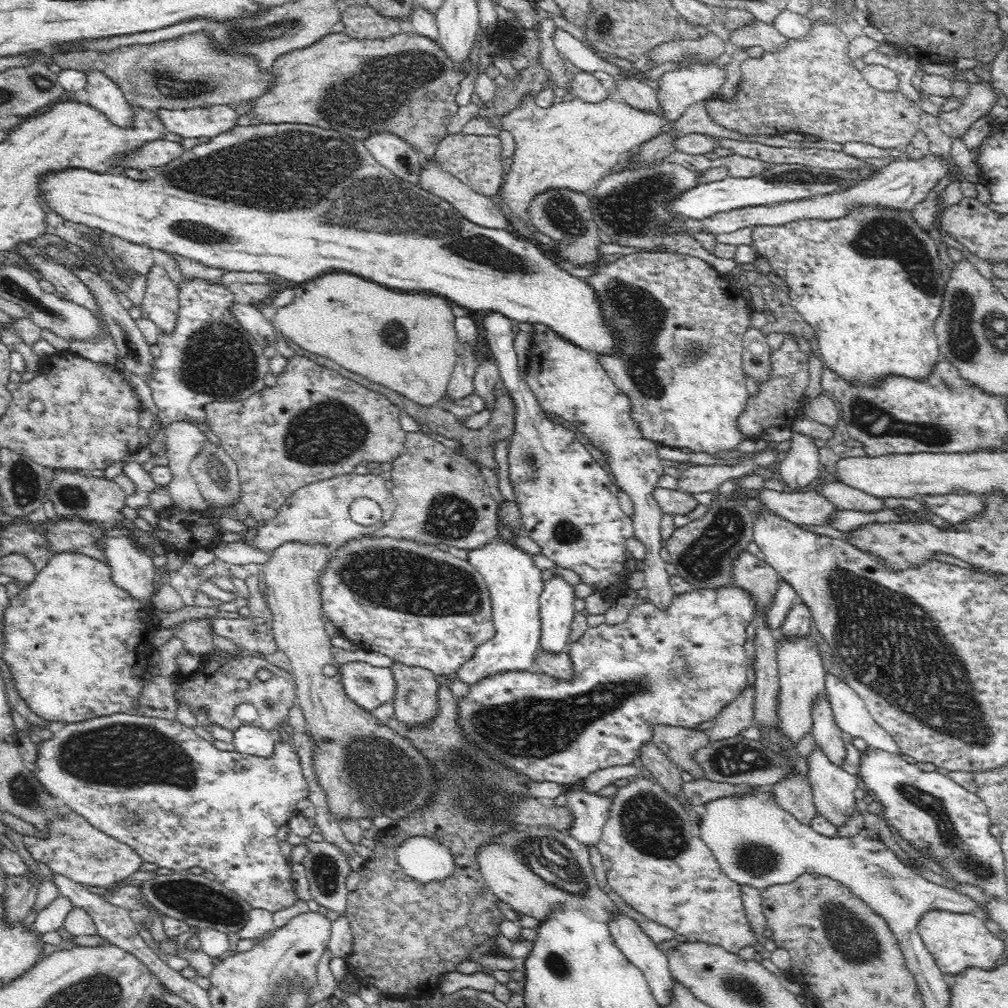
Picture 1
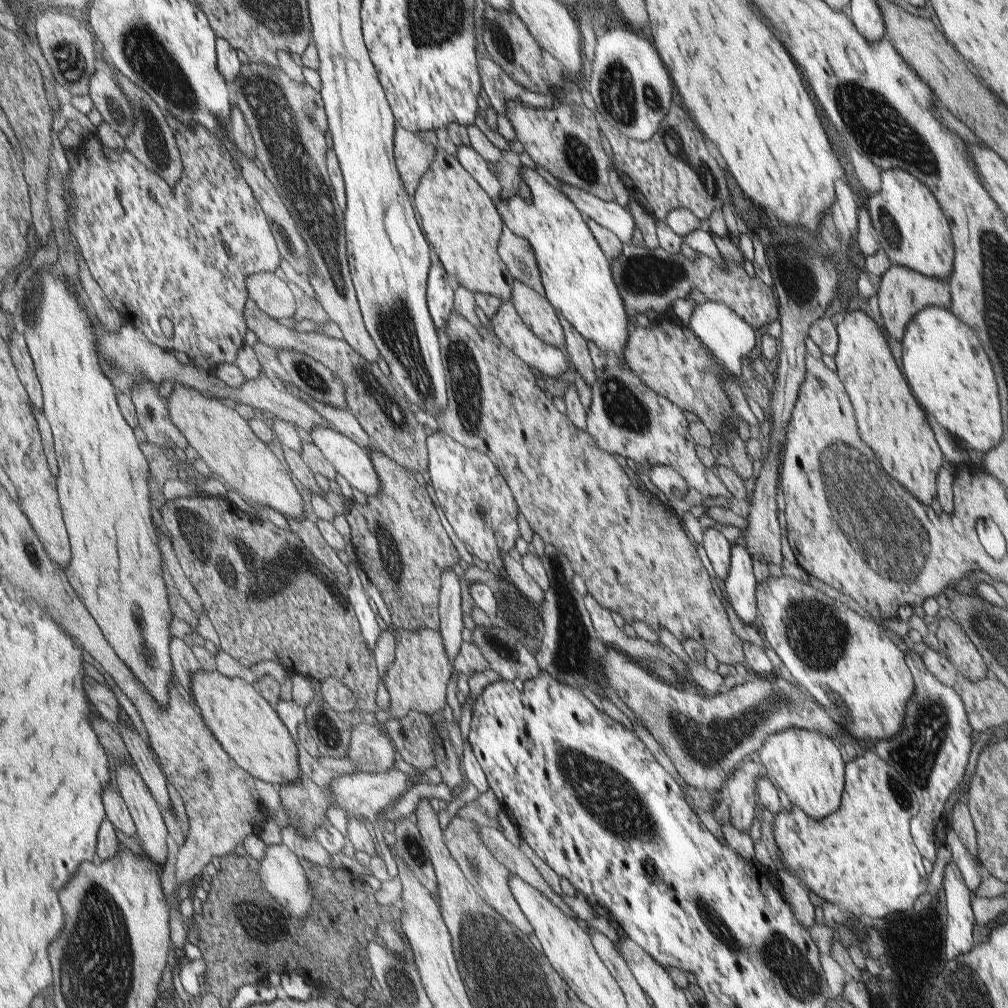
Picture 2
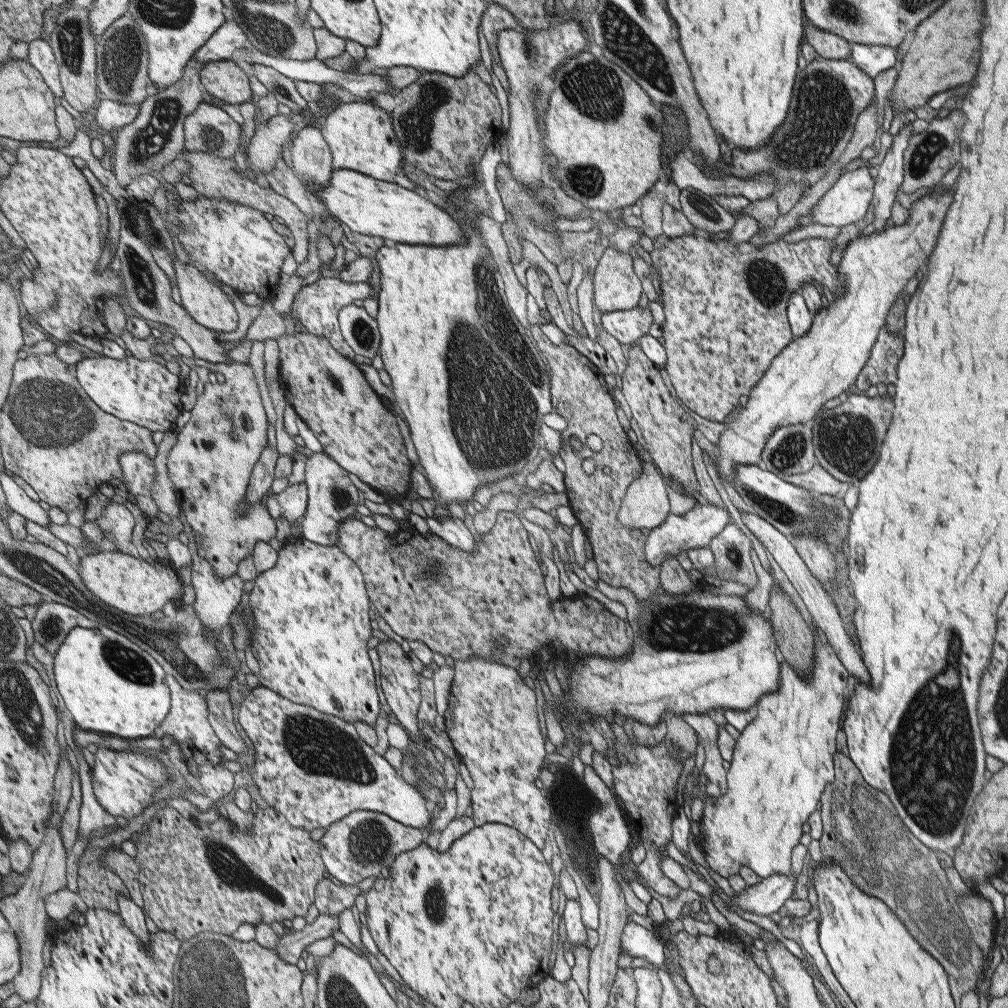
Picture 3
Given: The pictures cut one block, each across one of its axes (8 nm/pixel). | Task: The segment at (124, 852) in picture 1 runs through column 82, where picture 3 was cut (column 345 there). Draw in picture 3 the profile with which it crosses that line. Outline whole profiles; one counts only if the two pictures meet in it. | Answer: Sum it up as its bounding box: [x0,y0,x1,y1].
[321,810,424,884]

